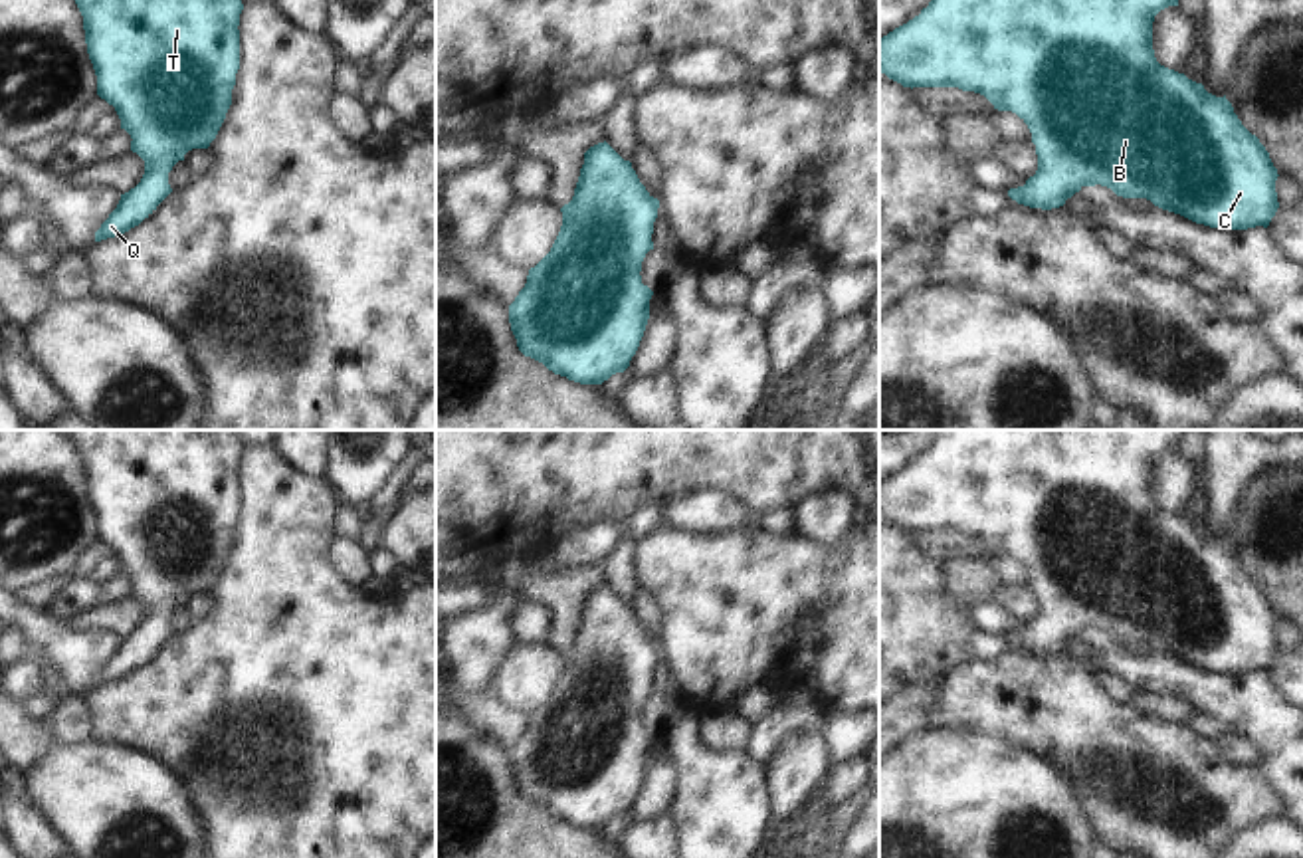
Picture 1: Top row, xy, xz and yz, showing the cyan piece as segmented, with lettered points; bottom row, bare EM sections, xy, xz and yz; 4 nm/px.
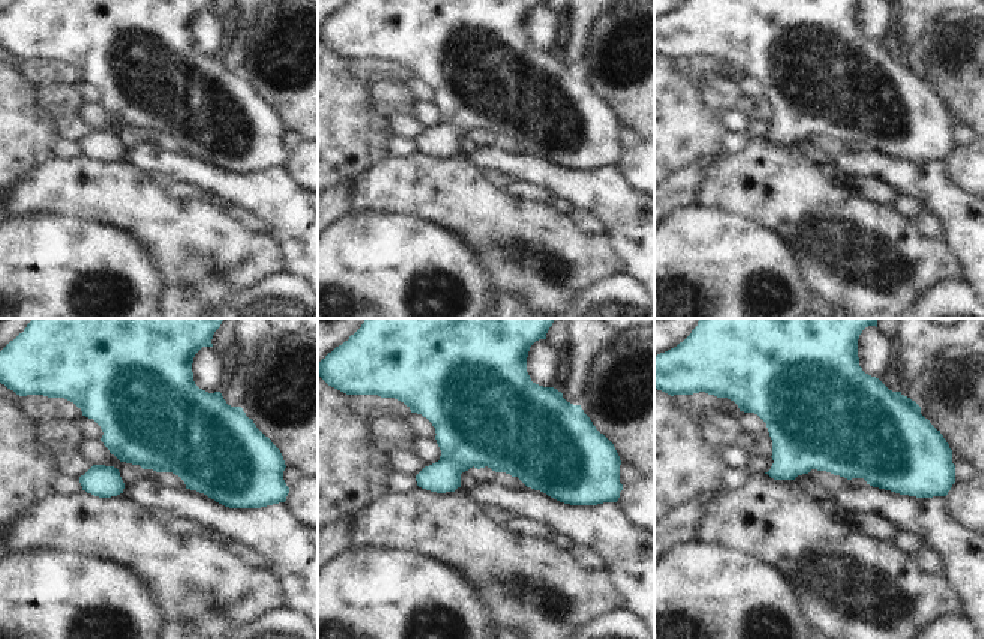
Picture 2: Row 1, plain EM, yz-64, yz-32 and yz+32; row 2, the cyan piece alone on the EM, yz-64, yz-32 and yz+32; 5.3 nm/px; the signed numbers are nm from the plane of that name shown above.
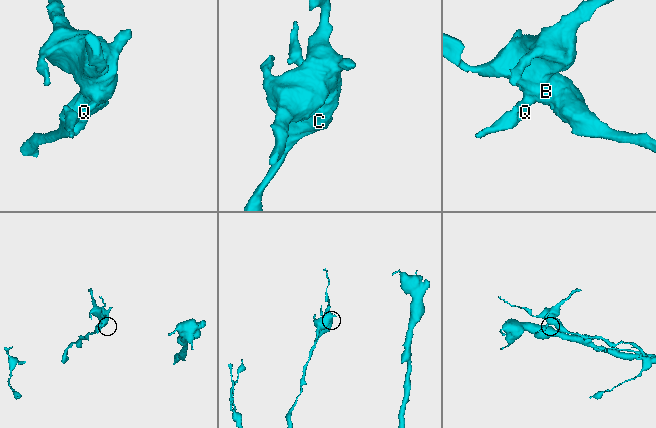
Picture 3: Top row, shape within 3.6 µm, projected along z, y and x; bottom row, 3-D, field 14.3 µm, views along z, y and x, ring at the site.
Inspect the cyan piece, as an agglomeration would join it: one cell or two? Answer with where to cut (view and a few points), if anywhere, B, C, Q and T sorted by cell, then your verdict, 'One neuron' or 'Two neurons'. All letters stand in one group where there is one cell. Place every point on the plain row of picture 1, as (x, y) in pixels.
No split. Groups: B C Q T. One neuron.

